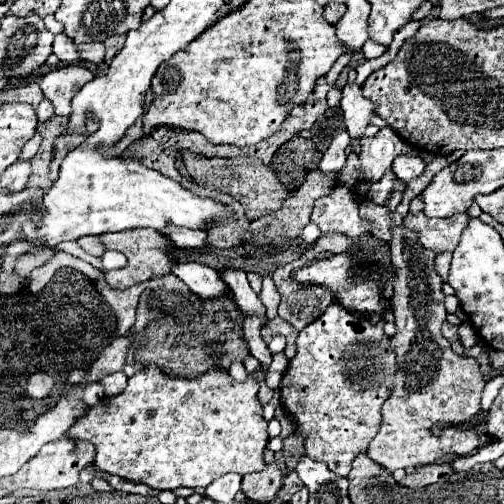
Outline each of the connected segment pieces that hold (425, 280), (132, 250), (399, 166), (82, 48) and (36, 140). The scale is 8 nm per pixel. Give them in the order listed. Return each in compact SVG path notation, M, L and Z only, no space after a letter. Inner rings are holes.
M392 226L392 238L388 242L392 266L396 268L396 280L394 280L394 296L392 296L392 312L396 318L398 332L392 336L392 344L398 354L398 372L394 378L394 390L392 396L384 404L384 420L382 428L376 434L376 438L370 442L368 456L382 466L388 472L394 472L398 468L416 468L426 466L441 460L449 454L456 456L468 456L478 448L478 434L472 428L460 428L458 424L464 424L480 410L480 396L486 386L480 366L474 358L462 358L458 356L450 342L442 336L440 328L446 320L446 308L444 308L444 292L442 292L442 278L436 272L436 254L432 250L426 250L418 244L418 232L406 228L406 226ZM442 424L450 426L444 428L439 436L431 434L432 426Z
M134 228L134 230L122 230L122 232L112 232L112 234L102 234L102 242L104 242L106 248L120 250L128 258L128 262L126 262L124 268L112 270L112 272L108 272L105 276L109 285L113 285L113 283L122 285L120 286L120 290L130 288L130 286L140 284L140 282L146 282L150 278L158 278L158 276L170 274L172 264L176 264L176 260L166 254L172 248L172 242L168 238L164 238L164 236L160 236L152 228Z
M398 156L394 158L394 164L392 164L392 170L394 174L404 180L404 182L410 182L412 178L418 178L422 172L424 172L424 160L420 156Z
M90 42L90 44L80 44L78 46L78 54L80 54L80 60L86 60L86 62L92 62L92 64L102 64L104 62L104 44L102 42Z
M36 132L36 136L22 148L22 154L20 154L20 158L18 160L22 160L22 158L32 158L36 152L38 152L38 148L40 148L40 142L42 142L42 138L40 138L40 134Z

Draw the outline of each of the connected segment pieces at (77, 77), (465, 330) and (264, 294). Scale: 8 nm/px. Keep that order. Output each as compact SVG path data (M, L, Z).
M68 64L68 66L54 68L46 76L42 76L40 88L42 88L46 100L52 102L56 116L70 116L72 114L72 108L70 108L72 96L92 78L94 76L88 68L78 66L78 64Z
M468 322L460 324L460 340L462 340L464 348L470 348L470 346L474 346L478 342L478 334L472 328L472 324L468 324Z
M264 276L264 280L262 280L260 300L266 306L266 318L272 320L276 316L276 310L278 310L278 304L280 304L280 294L278 294L278 290L276 290L270 276Z

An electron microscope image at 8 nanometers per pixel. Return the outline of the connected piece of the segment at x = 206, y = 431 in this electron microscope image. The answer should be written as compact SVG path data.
M142 368L128 378L128 386L120 396L102 398L92 406L82 420L68 430L68 436L74 440L90 440L96 446L94 466L124 480L144 482L160 490L174 490L178 486L200 488L228 472L248 474L266 466L262 452L268 442L268 422L262 418L262 406L256 394L258 382L252 374L240 384L232 380L228 372L208 372L200 376L200 380L180 380L168 378L156 372L156 368Z

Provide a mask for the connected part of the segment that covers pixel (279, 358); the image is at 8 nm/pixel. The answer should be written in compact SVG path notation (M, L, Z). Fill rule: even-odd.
M284 353L273 356L273 360L267 370L267 373L284 373L287 370L289 359Z

